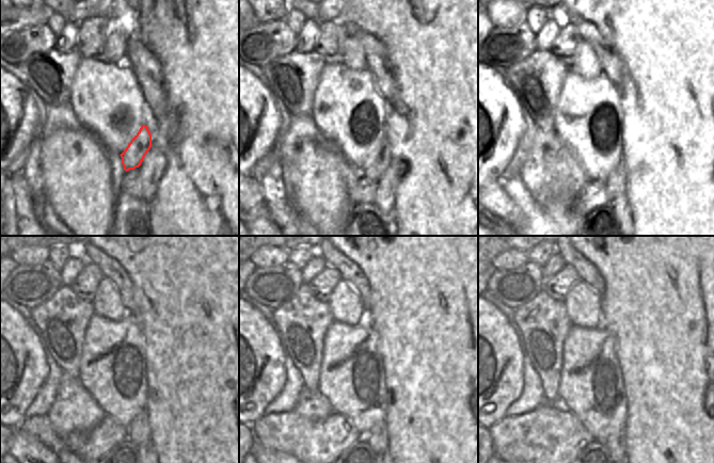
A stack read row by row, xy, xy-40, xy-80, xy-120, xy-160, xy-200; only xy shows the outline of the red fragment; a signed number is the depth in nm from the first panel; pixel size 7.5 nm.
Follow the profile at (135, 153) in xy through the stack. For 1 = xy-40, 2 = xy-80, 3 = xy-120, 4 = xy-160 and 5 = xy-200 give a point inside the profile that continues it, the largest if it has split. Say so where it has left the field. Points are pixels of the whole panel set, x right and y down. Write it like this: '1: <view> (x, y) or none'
1: xy-40 (376, 172)
2: xy-80 (615, 184)
3: xy-120 (138, 429)
4: xy-160 (377, 437)
5: xy-200 (616, 445)

